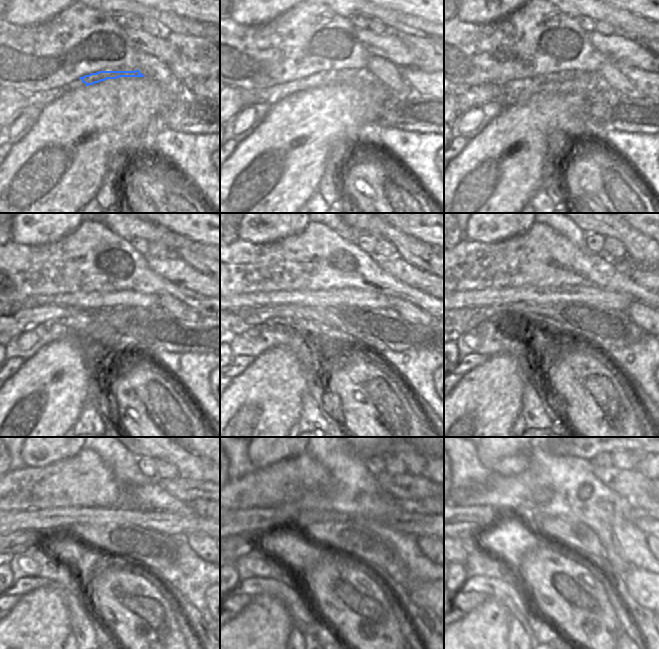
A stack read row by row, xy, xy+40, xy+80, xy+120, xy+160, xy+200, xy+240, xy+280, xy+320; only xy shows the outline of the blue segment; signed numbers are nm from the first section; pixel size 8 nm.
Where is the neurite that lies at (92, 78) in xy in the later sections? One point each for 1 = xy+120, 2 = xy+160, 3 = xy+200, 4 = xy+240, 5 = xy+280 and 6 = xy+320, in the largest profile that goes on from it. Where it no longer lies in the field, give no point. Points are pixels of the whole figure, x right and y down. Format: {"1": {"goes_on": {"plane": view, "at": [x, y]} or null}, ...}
{"1": {"goes_on": {"plane": "xy+120", "at": [98, 298]}}, "2": {"goes_on": {"plane": "xy+160", "at": [349, 296]}}, "3": {"goes_on": {"plane": "xy+200", "at": [592, 296]}}, "4": {"goes_on": {"plane": "xy+240", "at": [42, 520]}}, "5": {"goes_on": {"plane": "xy+280", "at": [249, 522]}}, "6": {"goes_on": {"plane": "xy+320", "at": [464, 521]}}}

